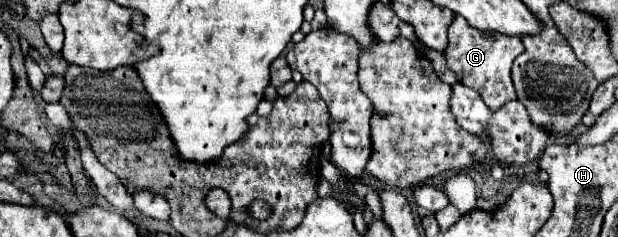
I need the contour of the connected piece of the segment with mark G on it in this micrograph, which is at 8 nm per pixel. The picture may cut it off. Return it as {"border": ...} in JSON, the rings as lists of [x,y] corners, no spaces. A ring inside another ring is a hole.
{"border":[[[456,16],[452,26],[448,28],[448,40],[450,40],[448,48],[444,50],[448,68],[456,72],[458,80],[464,86],[474,88],[492,112],[500,110],[506,102],[516,100],[514,84],[510,78],[510,68],[512,68],[512,62],[516,60],[516,56],[524,52],[524,44],[522,44],[520,36],[502,36],[502,34],[480,32],[480,30],[468,26],[468,22],[464,18]]]}

